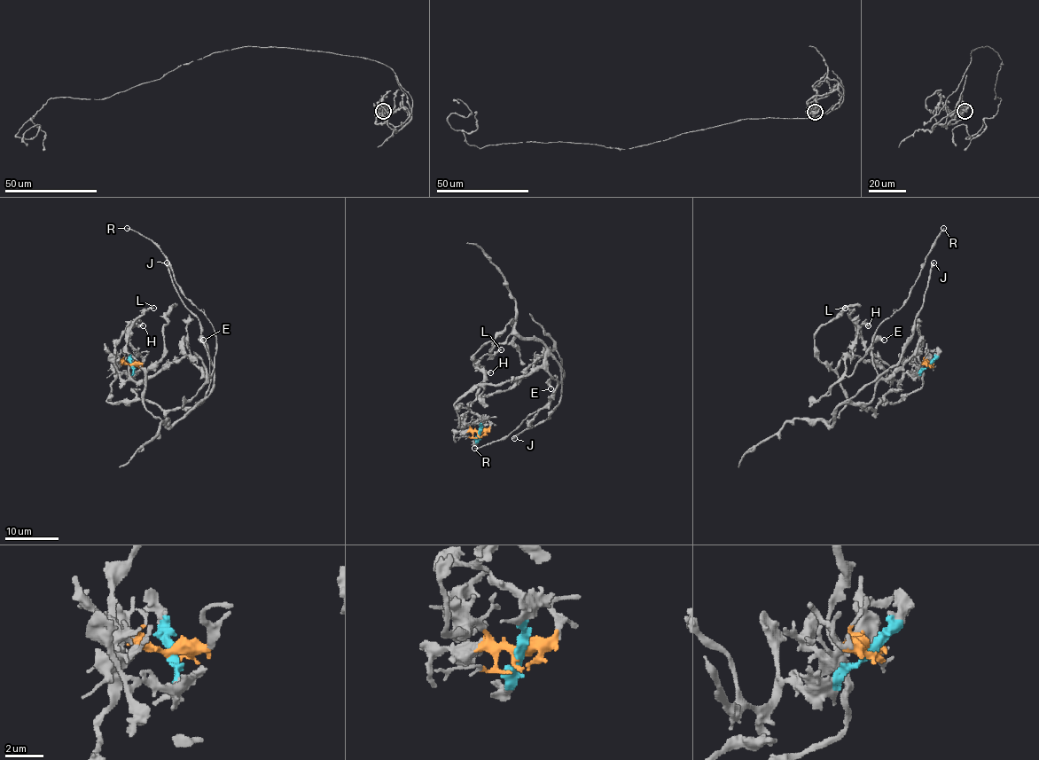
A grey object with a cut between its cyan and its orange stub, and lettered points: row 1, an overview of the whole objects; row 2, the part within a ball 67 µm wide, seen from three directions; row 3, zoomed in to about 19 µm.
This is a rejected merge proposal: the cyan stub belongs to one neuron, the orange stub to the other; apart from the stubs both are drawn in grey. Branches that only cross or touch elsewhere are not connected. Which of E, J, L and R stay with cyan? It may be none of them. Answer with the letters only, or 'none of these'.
L, R

